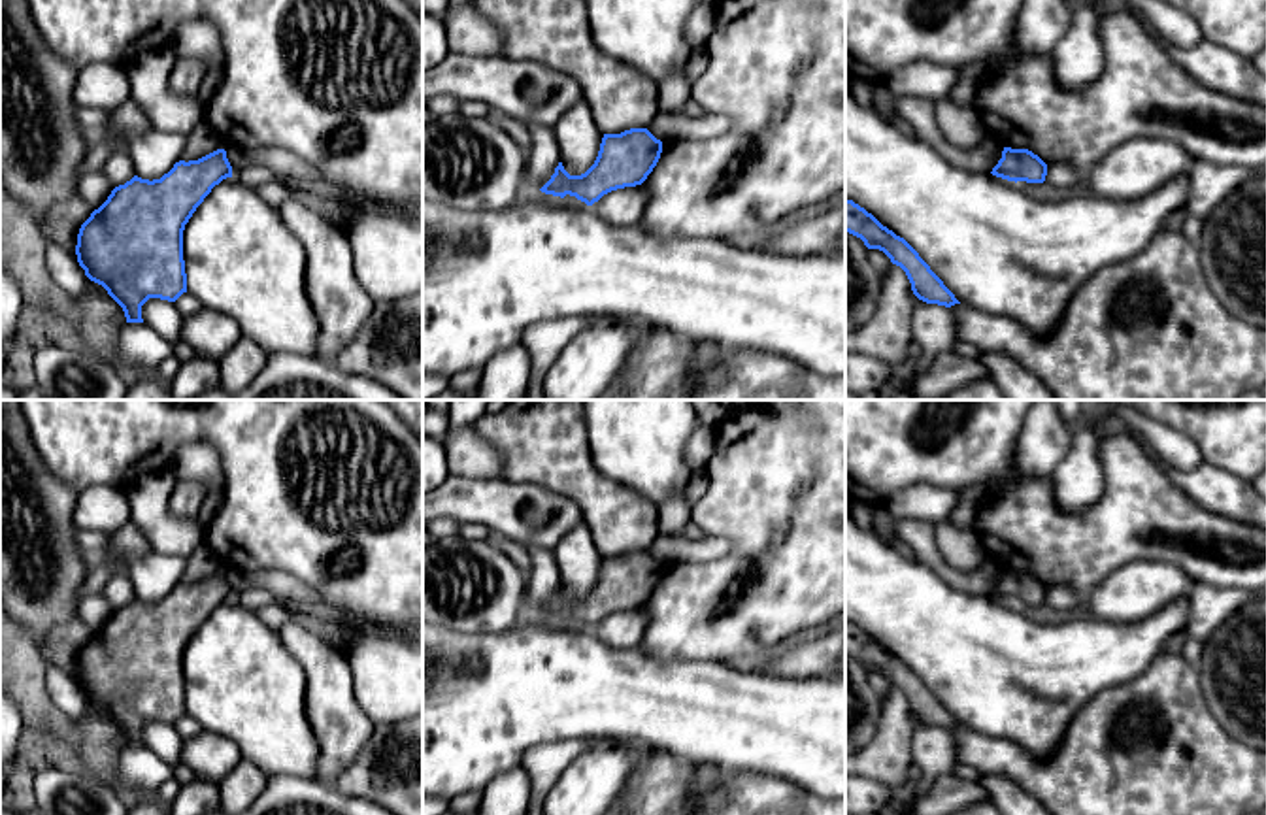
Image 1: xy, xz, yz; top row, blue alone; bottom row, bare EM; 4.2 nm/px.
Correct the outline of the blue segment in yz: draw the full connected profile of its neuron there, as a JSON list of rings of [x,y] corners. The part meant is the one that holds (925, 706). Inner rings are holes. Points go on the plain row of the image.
[[[847,621],[845,655],[860,660],[868,672],[883,674],[892,687],[900,689],[906,694],[911,713],[919,723],[945,730],[960,726],[904,660],[896,658],[872,636]]]

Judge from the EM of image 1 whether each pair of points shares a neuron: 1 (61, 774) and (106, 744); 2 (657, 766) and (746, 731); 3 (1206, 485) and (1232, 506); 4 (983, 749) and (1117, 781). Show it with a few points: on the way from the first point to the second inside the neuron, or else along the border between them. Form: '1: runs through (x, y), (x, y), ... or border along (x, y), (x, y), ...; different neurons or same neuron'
1: border along (66, 763), (112, 787); different neurons
2: border along (642, 744), (653, 749), (670, 749), (693, 765); different neurons
3: runs through (1212, 487), (1227, 500); same neuron
4: runs through (1017, 765), (1049, 781), (1083, 781); same neuron

